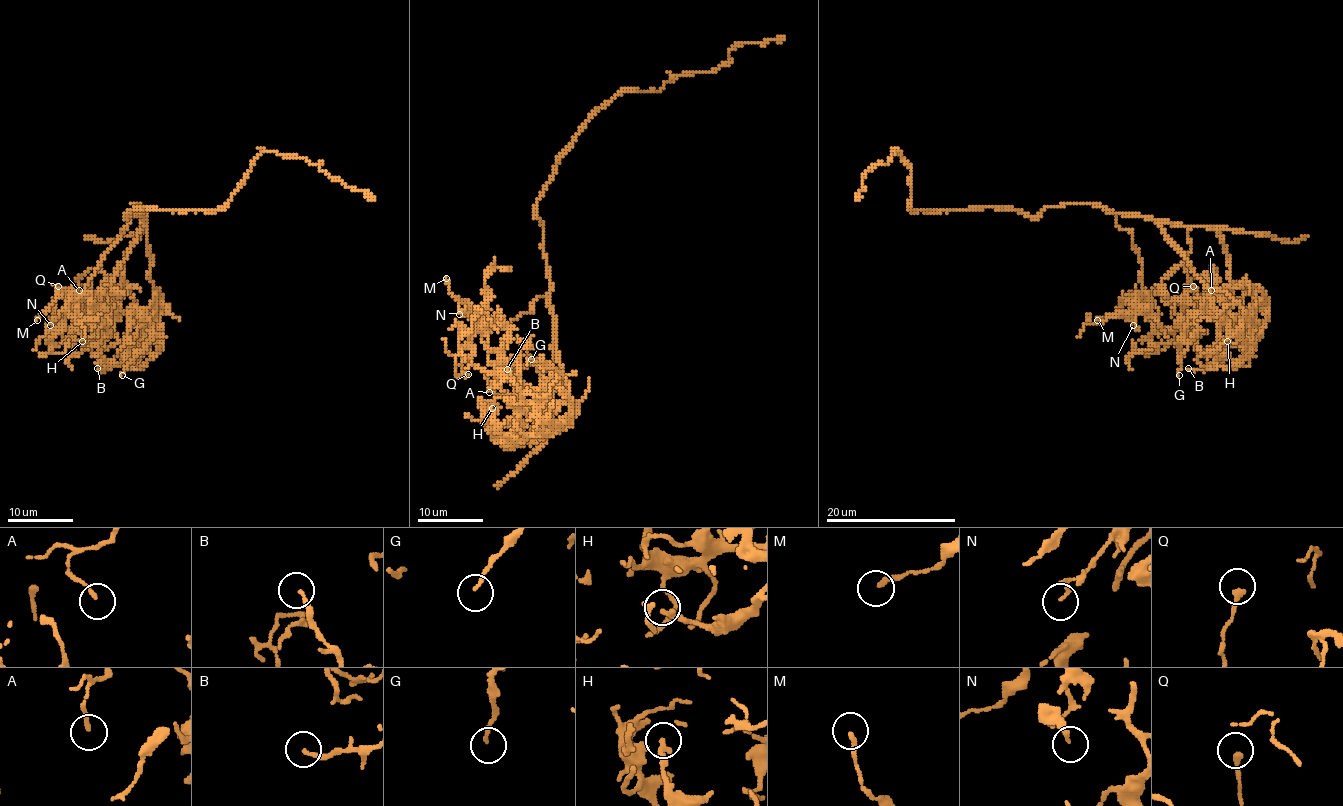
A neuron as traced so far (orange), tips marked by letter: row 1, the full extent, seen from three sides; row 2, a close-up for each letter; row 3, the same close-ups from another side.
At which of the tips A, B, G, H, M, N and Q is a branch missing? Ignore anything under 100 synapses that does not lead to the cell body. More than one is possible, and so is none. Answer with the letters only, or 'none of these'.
none of these

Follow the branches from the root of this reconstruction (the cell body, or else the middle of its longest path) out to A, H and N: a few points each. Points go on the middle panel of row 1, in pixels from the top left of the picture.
A: (534, 209), (544, 227), (551, 284), (554, 393), (523, 413), (523, 395), (495, 397), (489, 384), (489, 392)
H: (534, 209), (544, 227), (542, 252), (551, 284), (554, 393), (520, 418), (510, 439), (492, 408)
N: (534, 209), (544, 227), (549, 294), (511, 322), (459, 314)

